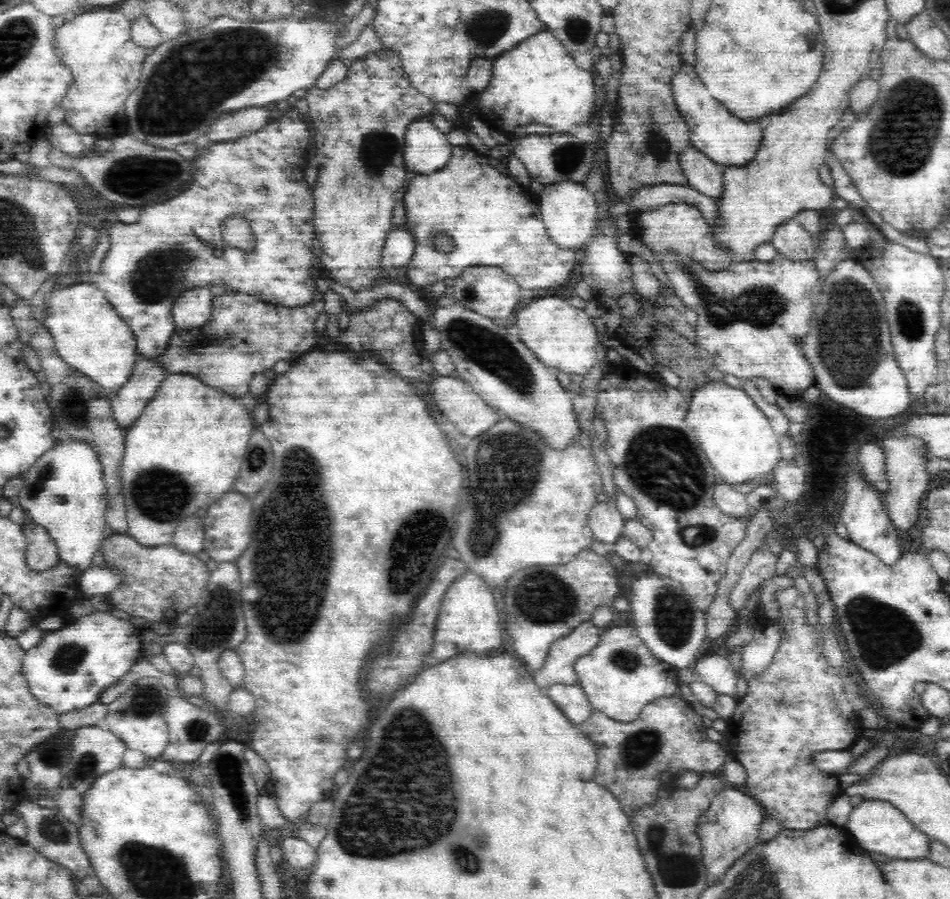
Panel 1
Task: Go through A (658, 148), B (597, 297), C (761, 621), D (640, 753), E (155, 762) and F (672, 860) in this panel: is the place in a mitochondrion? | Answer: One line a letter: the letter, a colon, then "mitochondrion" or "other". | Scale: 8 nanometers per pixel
A: mitochondrion
B: other
C: other
D: mitochondrion
E: other
F: mitochondrion

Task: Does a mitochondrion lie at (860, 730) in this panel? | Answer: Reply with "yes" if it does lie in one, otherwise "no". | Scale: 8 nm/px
no

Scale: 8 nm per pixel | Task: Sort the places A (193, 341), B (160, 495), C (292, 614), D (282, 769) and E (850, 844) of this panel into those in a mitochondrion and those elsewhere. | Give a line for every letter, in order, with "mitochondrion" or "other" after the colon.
A: mitochondrion
B: mitochondrion
C: mitochondrion
D: other
E: other

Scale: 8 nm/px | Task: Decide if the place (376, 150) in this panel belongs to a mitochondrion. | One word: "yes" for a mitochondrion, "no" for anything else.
yes

